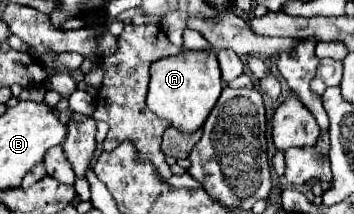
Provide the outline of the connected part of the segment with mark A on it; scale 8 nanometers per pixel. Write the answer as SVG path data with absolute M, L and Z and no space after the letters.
M183 49L177 55L165 57L151 65L151 83L147 93L147 107L161 119L171 121L171 125L183 133L197 131L209 111L217 103L223 89L223 79L217 63L217 55L213 49L189 51Z

